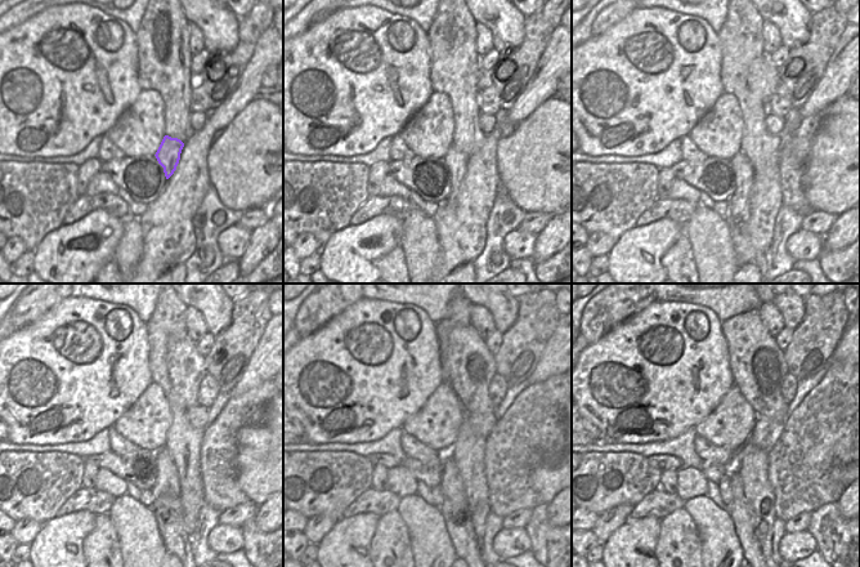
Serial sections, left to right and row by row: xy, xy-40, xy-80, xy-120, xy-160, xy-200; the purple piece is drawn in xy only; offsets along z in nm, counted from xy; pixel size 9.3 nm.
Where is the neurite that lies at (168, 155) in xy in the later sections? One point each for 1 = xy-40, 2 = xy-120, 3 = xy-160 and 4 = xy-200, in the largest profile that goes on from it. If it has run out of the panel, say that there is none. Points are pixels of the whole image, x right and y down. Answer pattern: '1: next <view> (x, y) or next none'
1: next xy-40 (456, 161)
2: next xy-120 (166, 507)
3: next xy-160 (455, 509)
4: next xy-200 (742, 513)

